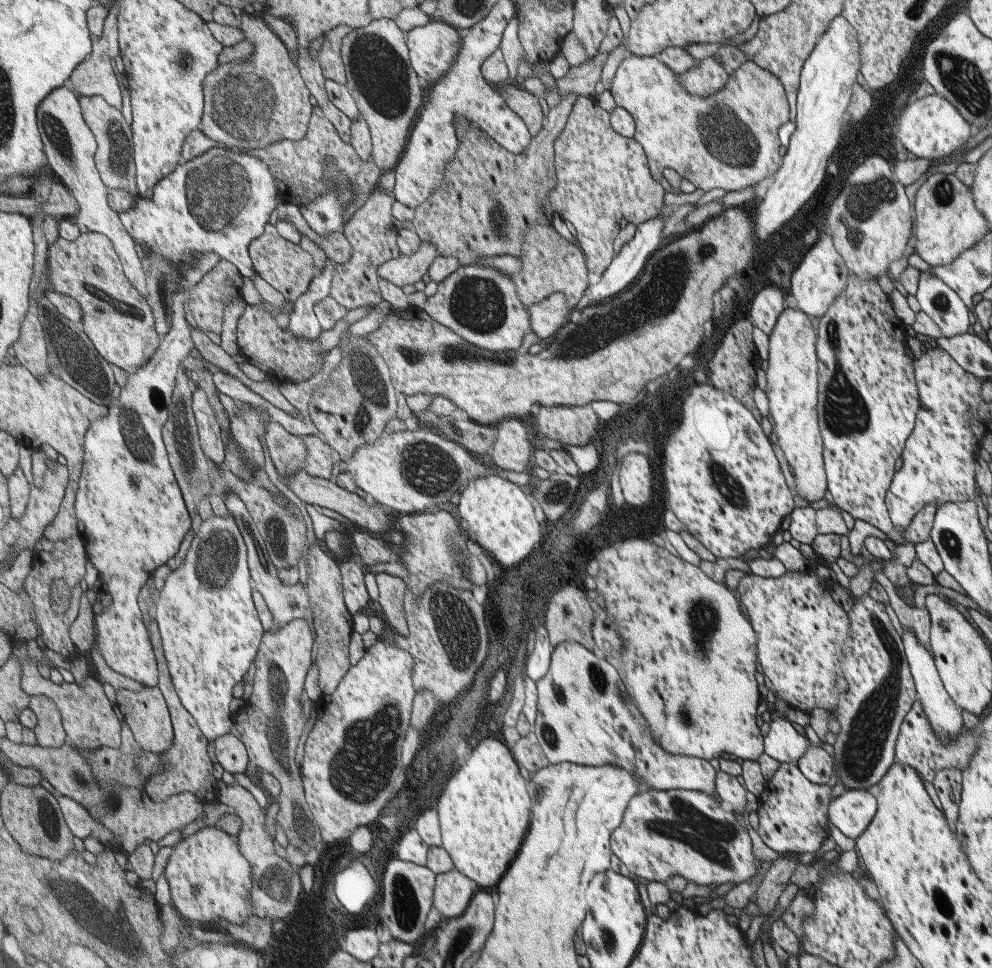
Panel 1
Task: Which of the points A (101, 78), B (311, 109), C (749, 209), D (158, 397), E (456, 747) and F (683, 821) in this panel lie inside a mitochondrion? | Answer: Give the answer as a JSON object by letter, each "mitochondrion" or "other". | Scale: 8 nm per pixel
{"A":"other","B":"other","C":"other","D":"mitochondrion","E":"other","F":"mitochondrion"}

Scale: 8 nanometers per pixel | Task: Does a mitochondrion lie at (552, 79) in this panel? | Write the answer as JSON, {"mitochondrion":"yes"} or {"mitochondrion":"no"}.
{"mitochondrion":"no"}

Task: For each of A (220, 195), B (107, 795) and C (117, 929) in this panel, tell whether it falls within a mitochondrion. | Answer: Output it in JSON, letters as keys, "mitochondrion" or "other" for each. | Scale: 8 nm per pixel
{"A":"mitochondrion","B":"mitochondrion","C":"mitochondrion"}

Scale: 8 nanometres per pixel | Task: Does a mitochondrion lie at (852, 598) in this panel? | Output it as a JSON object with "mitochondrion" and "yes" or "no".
{"mitochondrion":"no"}

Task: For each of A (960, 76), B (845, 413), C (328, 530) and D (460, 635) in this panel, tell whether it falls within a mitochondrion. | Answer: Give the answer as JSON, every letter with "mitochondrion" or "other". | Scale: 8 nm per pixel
{"A":"mitochondrion","B":"mitochondrion","C":"other","D":"mitochondrion"}

